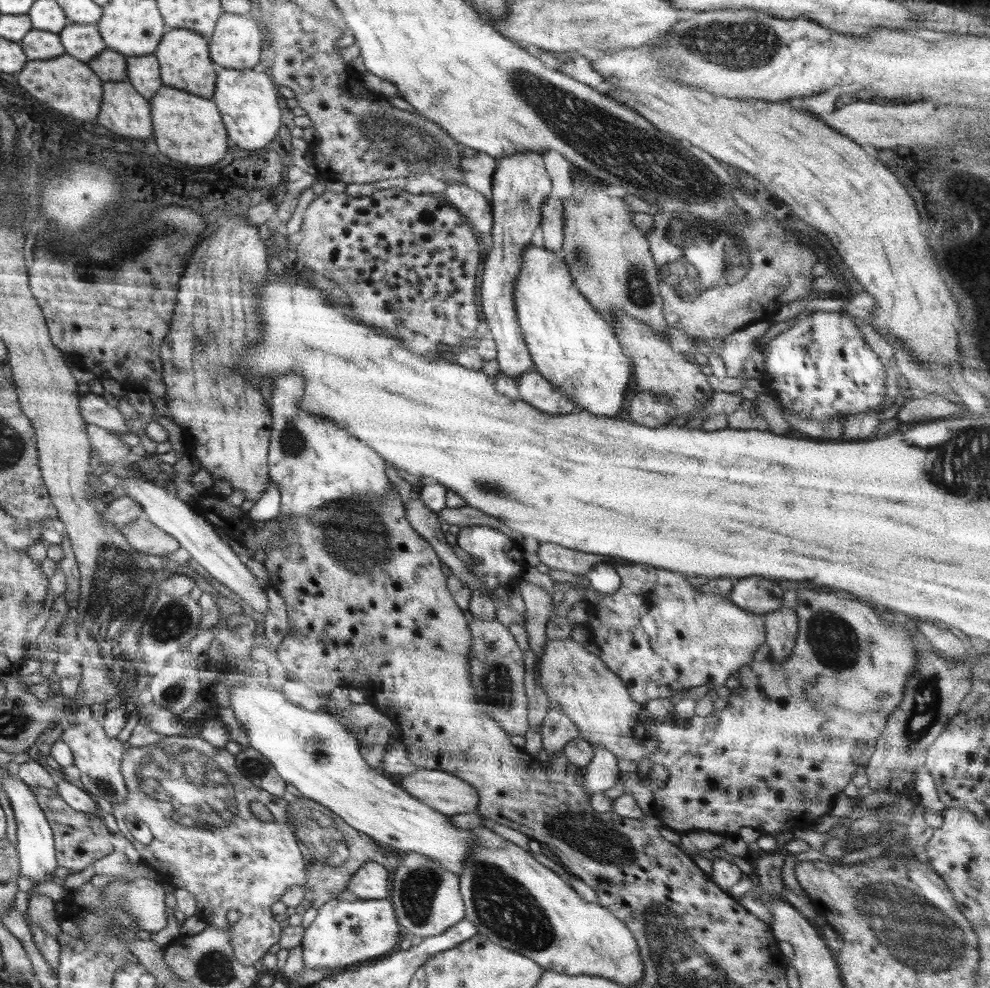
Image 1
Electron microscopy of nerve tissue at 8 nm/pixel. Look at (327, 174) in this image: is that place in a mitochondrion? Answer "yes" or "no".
no

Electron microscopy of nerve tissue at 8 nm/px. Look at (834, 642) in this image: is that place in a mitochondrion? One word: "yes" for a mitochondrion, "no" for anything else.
yes

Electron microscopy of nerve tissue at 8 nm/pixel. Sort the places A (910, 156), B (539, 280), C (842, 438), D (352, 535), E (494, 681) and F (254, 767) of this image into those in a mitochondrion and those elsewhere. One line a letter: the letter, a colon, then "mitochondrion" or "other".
A: other
B: other
C: other
D: mitochondrion
E: mitochondrion
F: mitochondrion

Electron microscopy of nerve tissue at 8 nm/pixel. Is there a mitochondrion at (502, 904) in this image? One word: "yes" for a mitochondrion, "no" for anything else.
yes

